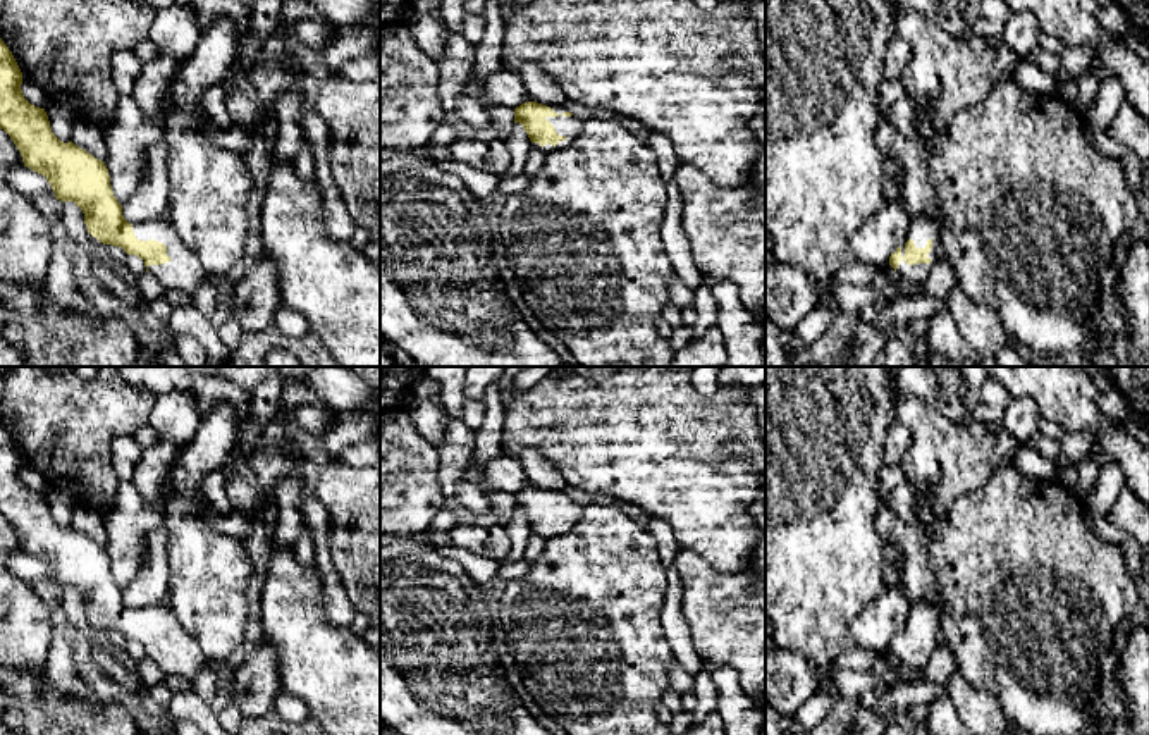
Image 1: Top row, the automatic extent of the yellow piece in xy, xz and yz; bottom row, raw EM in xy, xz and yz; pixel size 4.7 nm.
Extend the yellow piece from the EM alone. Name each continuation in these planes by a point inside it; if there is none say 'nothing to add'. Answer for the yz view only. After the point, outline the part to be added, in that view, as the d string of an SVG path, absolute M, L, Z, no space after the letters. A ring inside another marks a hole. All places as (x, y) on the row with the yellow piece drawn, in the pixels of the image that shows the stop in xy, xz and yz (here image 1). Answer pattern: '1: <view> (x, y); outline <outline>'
1: yz (921, 229); outline M924 215L912 217L912 222L910 222L906 232L901 236L898 244L891 250L891 253L894 253L898 246L901 248L901 262L900 262L896 272L910 282L925 282L931 270L932 270L936 255L939 251L939 244L941 244L941 227L939 227L939 224L931 217L924 217ZM908 239L912 239L915 243L915 246L920 248L920 250L925 248L927 241L931 239L932 248L927 253L927 256L932 262L931 263L908 265L903 260L905 243Z

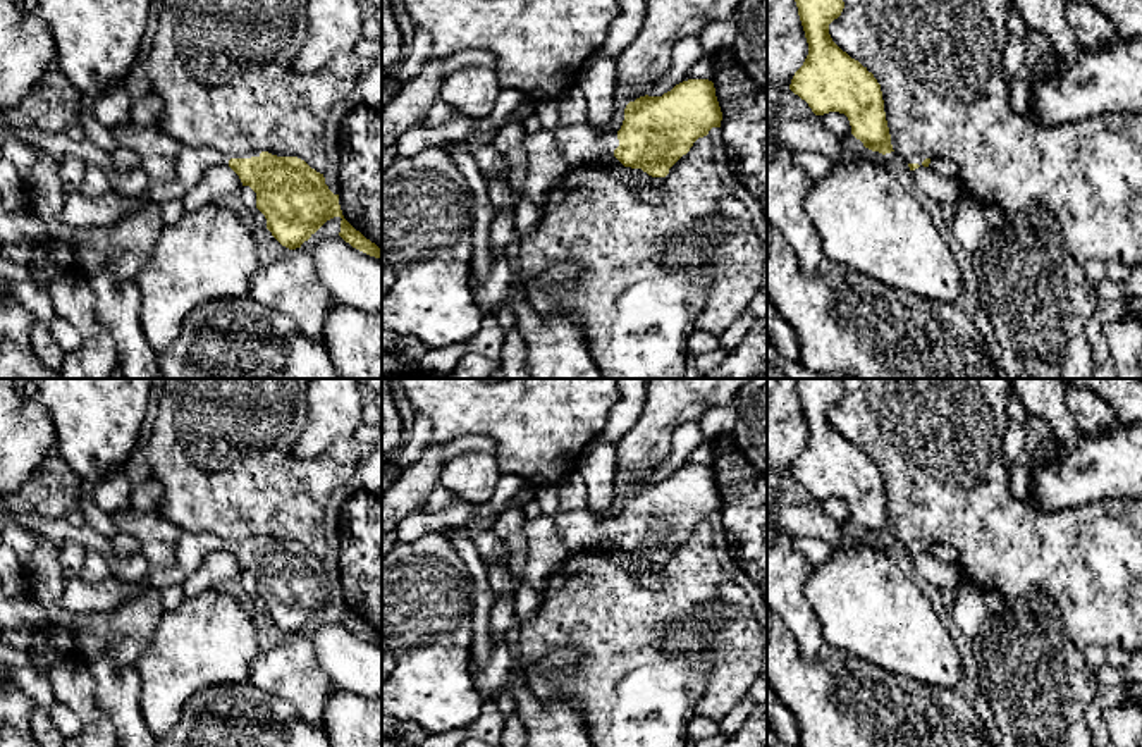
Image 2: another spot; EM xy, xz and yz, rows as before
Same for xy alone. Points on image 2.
1: xy (191, 162); outline M181 145L175 157L175 179L184 189L193 189L205 170L212 165L229 165L230 158L251 158L260 157L260 150L253 150L243 155L225 155L210 146L187 146Z

